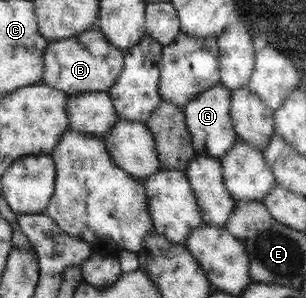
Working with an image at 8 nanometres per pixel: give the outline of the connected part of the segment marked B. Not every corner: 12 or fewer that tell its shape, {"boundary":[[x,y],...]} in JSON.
{"boundary":[[97,28],[48,42],[43,83],[107,92],[123,51]]}

